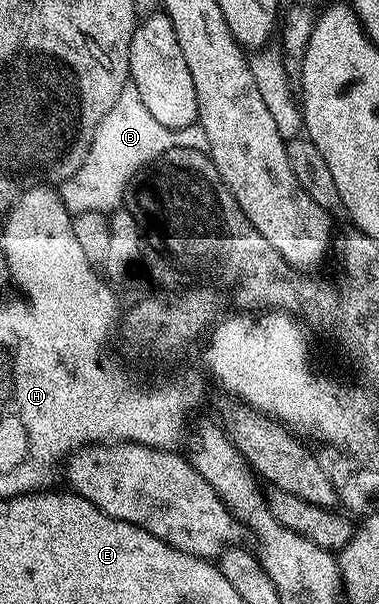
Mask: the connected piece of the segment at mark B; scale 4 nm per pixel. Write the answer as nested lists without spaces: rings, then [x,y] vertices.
[[[128,81],[125,89],[121,89],[121,97],[117,97],[117,105],[113,105],[113,109],[109,109],[109,113],[105,113],[101,125],[97,125],[97,133],[93,133],[93,145],[89,145],[89,153],[85,157],[81,169],[77,169],[77,173],[73,173],[73,177],[62,184],[63,204],[67,206],[72,216],[89,213],[90,211],[111,213],[116,208],[122,208],[125,203],[127,187],[131,184],[131,179],[136,173],[150,168],[152,166],[150,163],[154,159],[155,162],[162,160],[163,154],[171,151],[174,147],[206,152],[207,138],[205,137],[205,129],[198,125],[177,129],[176,131],[165,129],[165,125],[160,125],[151,116],[149,109],[145,109],[145,101],[141,101],[141,93],[137,93],[135,84]]]

